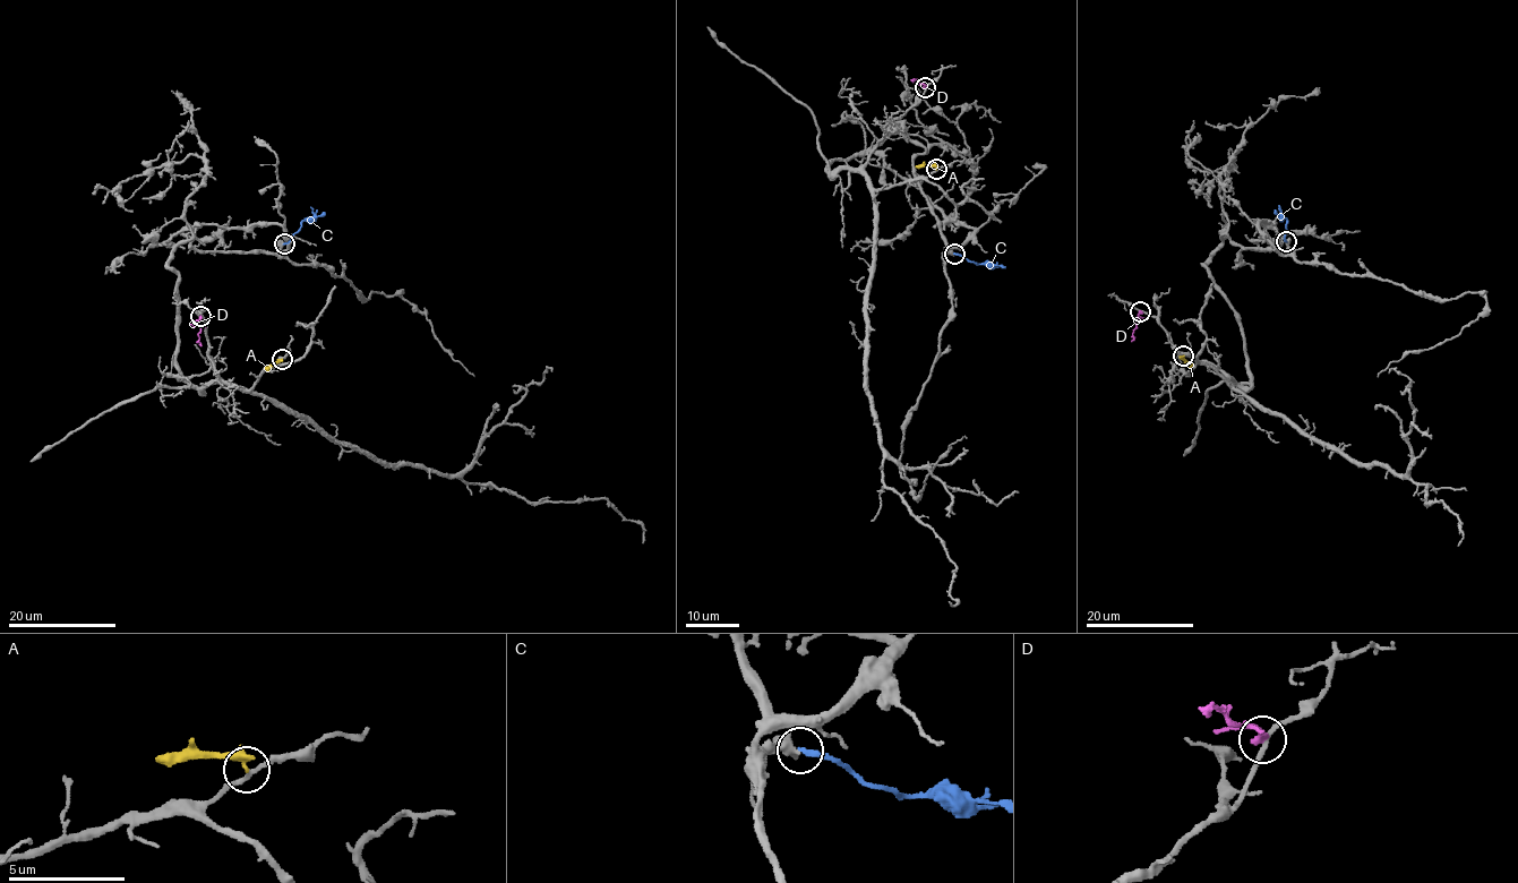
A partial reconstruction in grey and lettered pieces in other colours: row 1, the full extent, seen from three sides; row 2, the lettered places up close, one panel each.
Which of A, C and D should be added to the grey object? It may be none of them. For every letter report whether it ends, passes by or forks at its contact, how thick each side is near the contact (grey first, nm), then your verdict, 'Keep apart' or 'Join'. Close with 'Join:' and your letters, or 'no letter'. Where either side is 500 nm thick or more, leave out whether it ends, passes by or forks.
A: It ends there. Thickness 180 nm (grey) against 360 nm. Keep apart
C: It ends there. Thickness 420 nm (grey) against 190 nm. Join
D: It ends there. Thickness 200 nm (grey) against 320 nm. Keep apart
Join: C

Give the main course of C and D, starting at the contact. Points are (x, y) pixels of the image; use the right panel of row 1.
C: (1286, 241), (1285, 219), (1278, 217), (1275, 209)
D: (1140, 311), (1131, 341)

